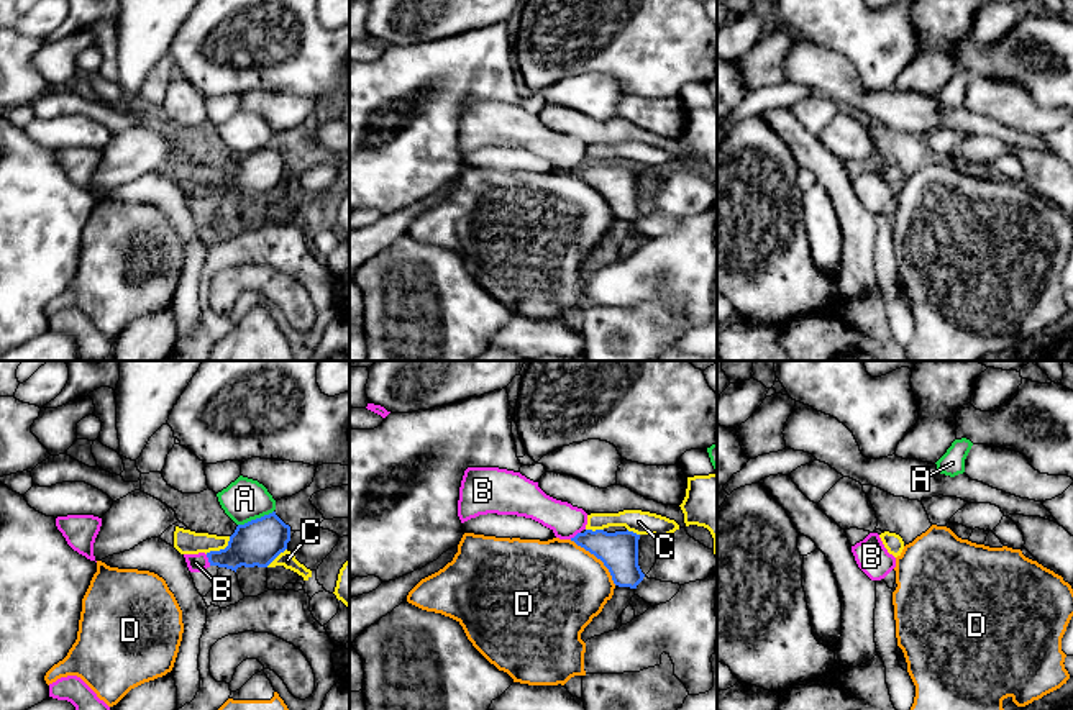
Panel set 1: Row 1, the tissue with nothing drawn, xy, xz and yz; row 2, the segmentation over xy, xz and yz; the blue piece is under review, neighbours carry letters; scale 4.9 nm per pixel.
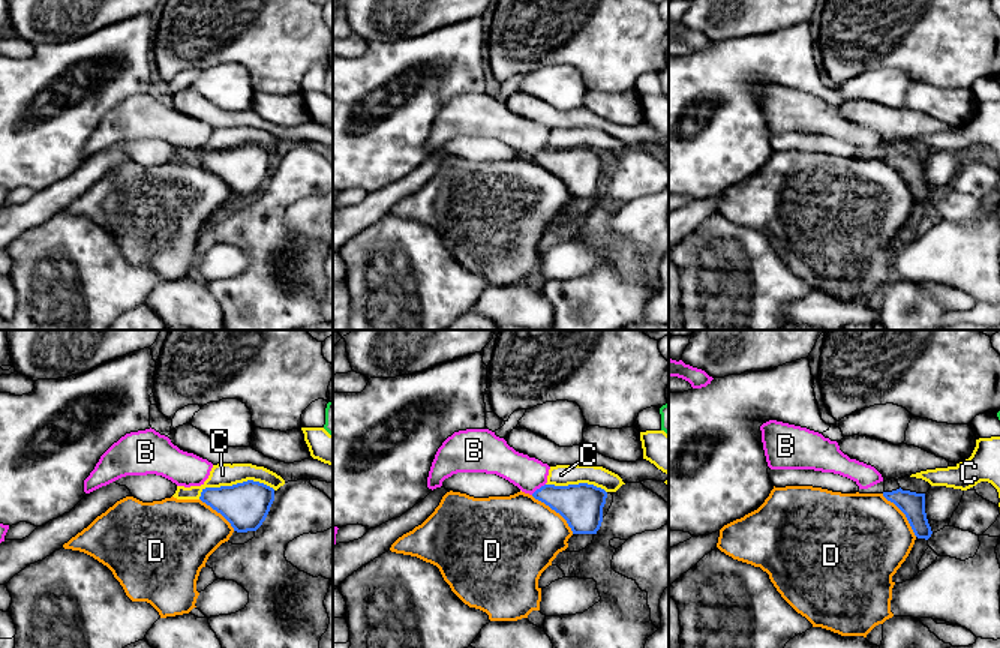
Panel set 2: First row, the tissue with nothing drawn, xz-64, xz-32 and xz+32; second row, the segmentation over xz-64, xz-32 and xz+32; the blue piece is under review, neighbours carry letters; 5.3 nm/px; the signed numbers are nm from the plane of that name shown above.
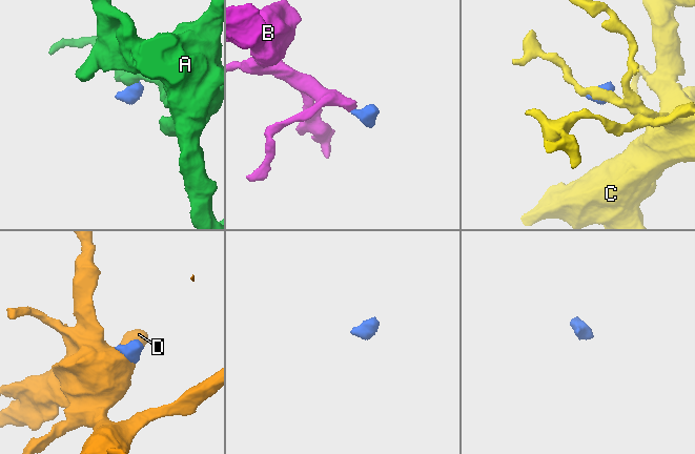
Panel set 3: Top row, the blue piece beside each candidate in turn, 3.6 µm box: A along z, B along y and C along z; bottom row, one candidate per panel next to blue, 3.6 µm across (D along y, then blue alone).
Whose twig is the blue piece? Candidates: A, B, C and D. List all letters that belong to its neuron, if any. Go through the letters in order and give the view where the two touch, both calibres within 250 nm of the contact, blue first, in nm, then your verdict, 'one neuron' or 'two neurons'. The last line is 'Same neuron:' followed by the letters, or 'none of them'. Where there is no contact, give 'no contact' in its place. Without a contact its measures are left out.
A: contact in xy; calibres 220 and 200 nm; two neurons
B: contact in xy; calibres 220 and 90 nm; one neuron
C: contact in xy; calibres 220 and 120 nm; two neurons
D: contact in xz; calibres 190 and 460 nm; two neurons
Same neuron: B

